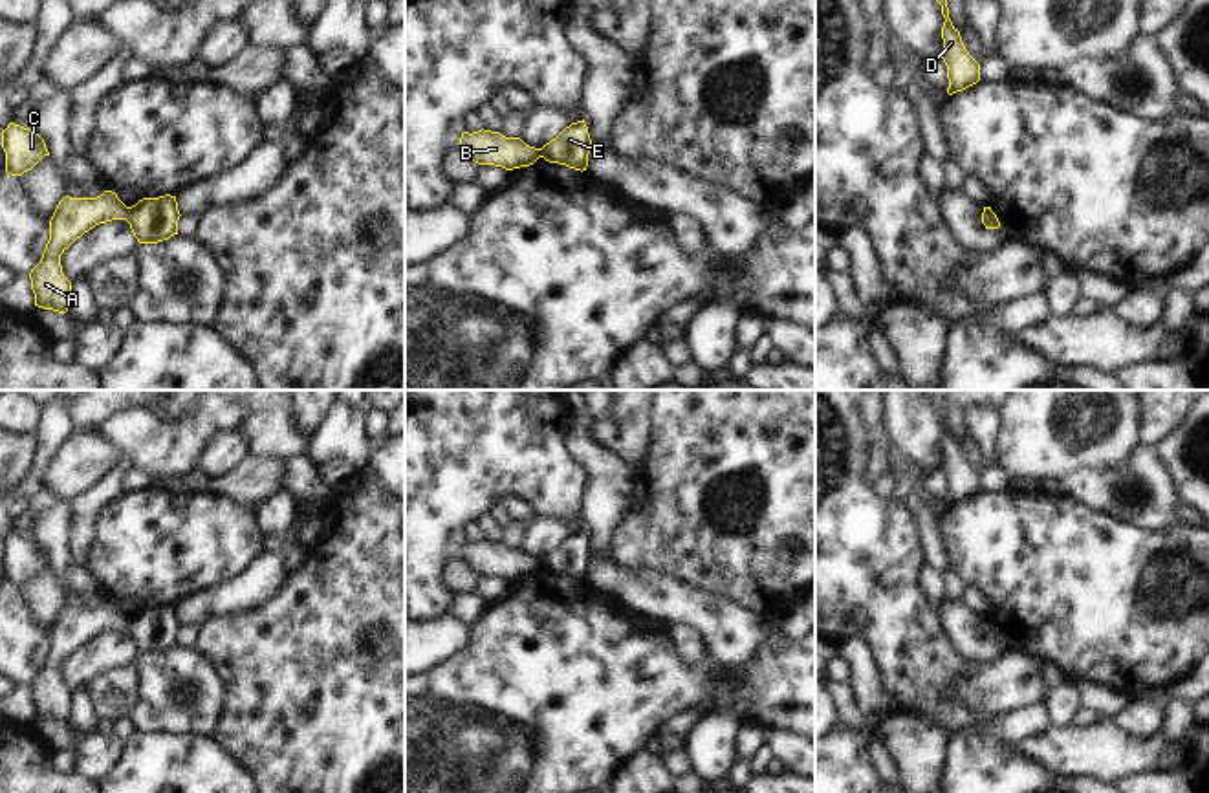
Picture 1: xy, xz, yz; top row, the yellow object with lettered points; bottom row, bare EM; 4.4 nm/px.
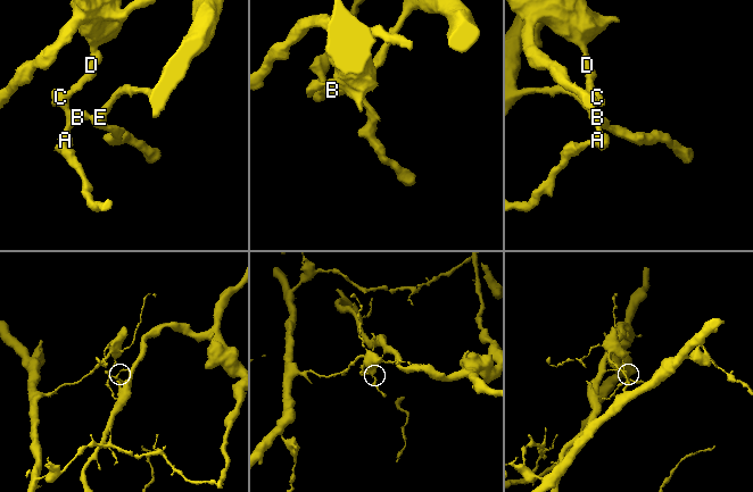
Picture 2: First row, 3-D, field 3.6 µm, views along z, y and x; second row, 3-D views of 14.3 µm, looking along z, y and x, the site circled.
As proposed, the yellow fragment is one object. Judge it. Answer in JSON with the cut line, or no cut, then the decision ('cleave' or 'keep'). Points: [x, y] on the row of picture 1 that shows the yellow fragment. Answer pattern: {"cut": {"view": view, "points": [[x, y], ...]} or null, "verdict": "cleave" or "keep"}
{"cut": {"view": "xy", "points": [[130, 207], [125, 218]]}, "verdict": "cleave"}

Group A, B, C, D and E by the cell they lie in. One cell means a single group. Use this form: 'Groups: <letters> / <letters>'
Groups: A B C D / E.

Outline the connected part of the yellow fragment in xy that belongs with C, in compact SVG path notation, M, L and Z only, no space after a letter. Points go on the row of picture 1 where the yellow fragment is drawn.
M15 123L2 130L2 148L5 152L5 172L11 176L22 176L44 156L49 156L44 139L37 132Z

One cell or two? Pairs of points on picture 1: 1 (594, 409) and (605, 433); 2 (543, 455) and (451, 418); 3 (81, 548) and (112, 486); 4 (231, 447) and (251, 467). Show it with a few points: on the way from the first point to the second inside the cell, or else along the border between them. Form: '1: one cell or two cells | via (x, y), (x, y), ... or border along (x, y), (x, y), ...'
1: two cells | border along (610, 409), (590, 423)
2: one cell | via (521, 455), (473, 418)
3: one cell | via (81, 532), (83, 513), (96, 500)
4: two cells | border along (248, 453), (224, 473), (211, 478)

